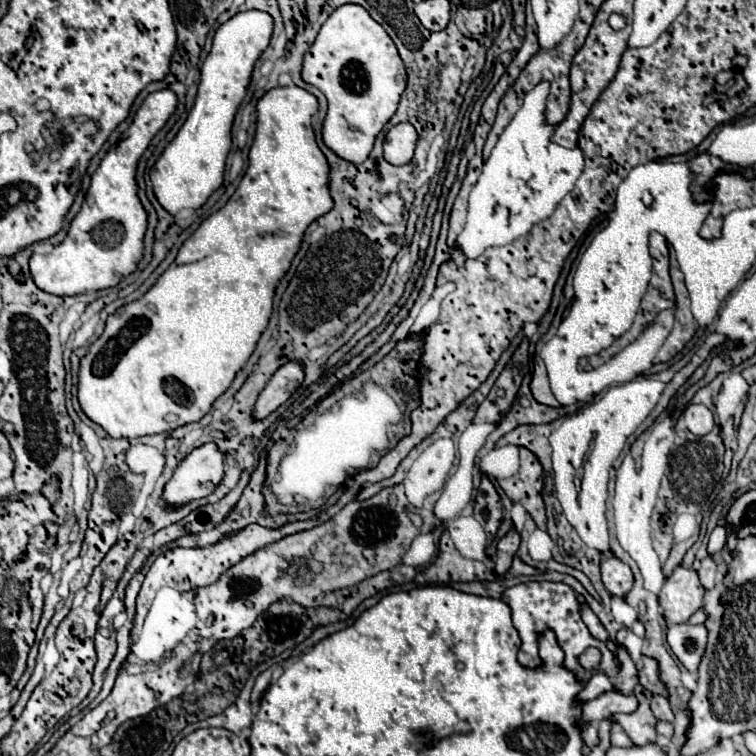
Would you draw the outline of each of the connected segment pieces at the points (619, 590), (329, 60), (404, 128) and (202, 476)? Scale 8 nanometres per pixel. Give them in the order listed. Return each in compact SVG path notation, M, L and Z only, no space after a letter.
M610 557L602 561L602 583L610 591L610 595L624 597L634 585L634 575L626 563Z
M342 5L338 7L322 25L314 45L304 55L302 79L314 87L318 87L328 99L328 113L322 125L322 139L326 147L330 147L340 159L360 165L368 159L376 135L384 129L390 117L398 109L398 101L402 91L406 89L406 69L396 51L394 41L388 33L368 15L368 11L360 5Z
M398 123L386 133L384 155L392 165L406 165L412 161L416 147L416 129L410 123Z
M214 443L194 449L166 483L162 499L166 505L180 509L194 499L208 497L222 481L222 453Z

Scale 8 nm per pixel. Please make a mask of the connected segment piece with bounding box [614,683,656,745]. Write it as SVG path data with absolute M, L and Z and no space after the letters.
M639 683L635 687L638 708L629 715L614 715L614 719L624 727L626 735L632 739L634 745L646 745L656 741L656 717L650 709L652 693Z

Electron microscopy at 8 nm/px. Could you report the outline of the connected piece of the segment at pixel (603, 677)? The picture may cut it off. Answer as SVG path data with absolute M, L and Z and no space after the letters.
M596 673L588 683L586 683L586 689L578 695L578 701L584 701L584 699L594 699L594 697L598 697L600 693L604 693L604 691L610 691L610 687L612 687L612 681L610 681L610 677L606 675L606 673Z

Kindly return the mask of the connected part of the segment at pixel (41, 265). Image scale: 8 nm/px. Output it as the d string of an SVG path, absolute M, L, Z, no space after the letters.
M162 89L162 91L154 91L150 93L144 103L140 105L140 109L134 115L132 125L126 129L126 133L122 135L122 139L118 141L118 145L114 145L106 157L100 161L98 169L92 175L90 181L90 189L88 189L88 201L82 203L78 215L72 219L70 229L66 239L56 245L50 253L46 255L38 255L34 253L30 257L30 273L34 283L52 295L80 295L80 293L88 293L88 291L100 291L100 289L108 289L118 285L126 275L130 275L138 261L142 259L142 247L144 247L144 233L146 233L146 211L136 195L136 163L140 159L140 155L146 151L146 147L150 145L152 137L164 127L164 123L168 121L168 117L174 113L176 109L176 93Z

